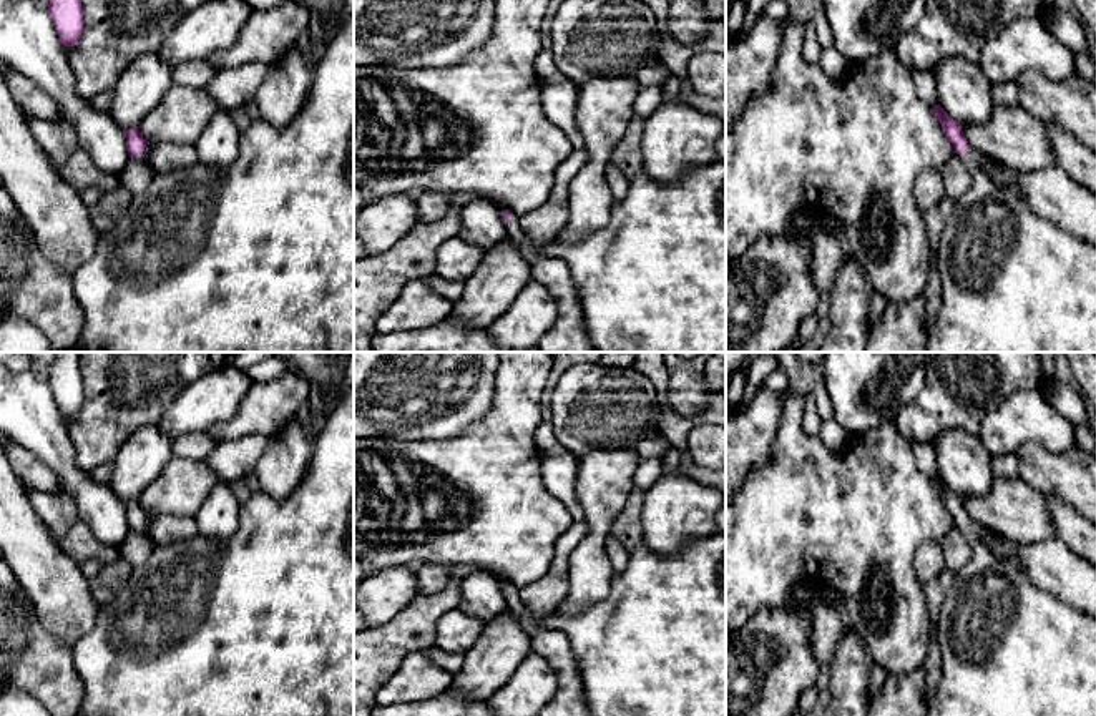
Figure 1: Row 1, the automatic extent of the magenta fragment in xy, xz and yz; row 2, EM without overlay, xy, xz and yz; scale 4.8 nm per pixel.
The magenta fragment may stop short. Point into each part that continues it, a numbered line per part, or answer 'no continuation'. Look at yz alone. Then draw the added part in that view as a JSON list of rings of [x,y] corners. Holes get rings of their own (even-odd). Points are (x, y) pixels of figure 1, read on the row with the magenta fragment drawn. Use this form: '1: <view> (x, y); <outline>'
1: yz (1012, 281); [[[973,148],[958,156],[971,173],[971,184],[965,194],[955,199],[953,211],[942,229],[935,256],[935,266],[942,282],[942,306],[923,352],[1096,352],[1096,244],[1036,214],[1016,188],[1000,186],[983,169],[985,163],[1000,164],[996,159]]]

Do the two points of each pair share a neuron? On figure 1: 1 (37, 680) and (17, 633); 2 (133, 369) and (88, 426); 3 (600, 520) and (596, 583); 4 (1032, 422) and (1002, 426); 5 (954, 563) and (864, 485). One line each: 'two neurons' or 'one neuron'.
1: one neuron
2: one neuron
3: one neuron
4: one neuron
5: two neurons

